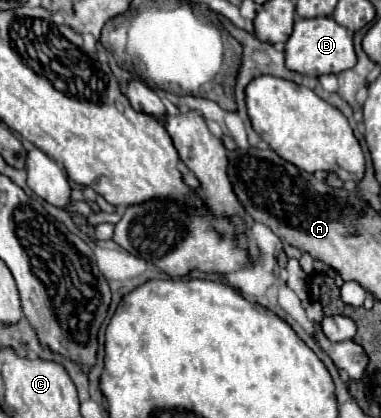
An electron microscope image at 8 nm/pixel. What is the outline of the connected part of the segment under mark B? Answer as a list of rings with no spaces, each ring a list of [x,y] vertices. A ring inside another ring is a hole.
[[[315,18],[315,20],[297,20],[293,34],[285,42],[285,64],[289,70],[305,76],[323,76],[339,74],[353,68],[357,62],[353,50],[353,38],[347,28],[337,24],[333,18]]]

